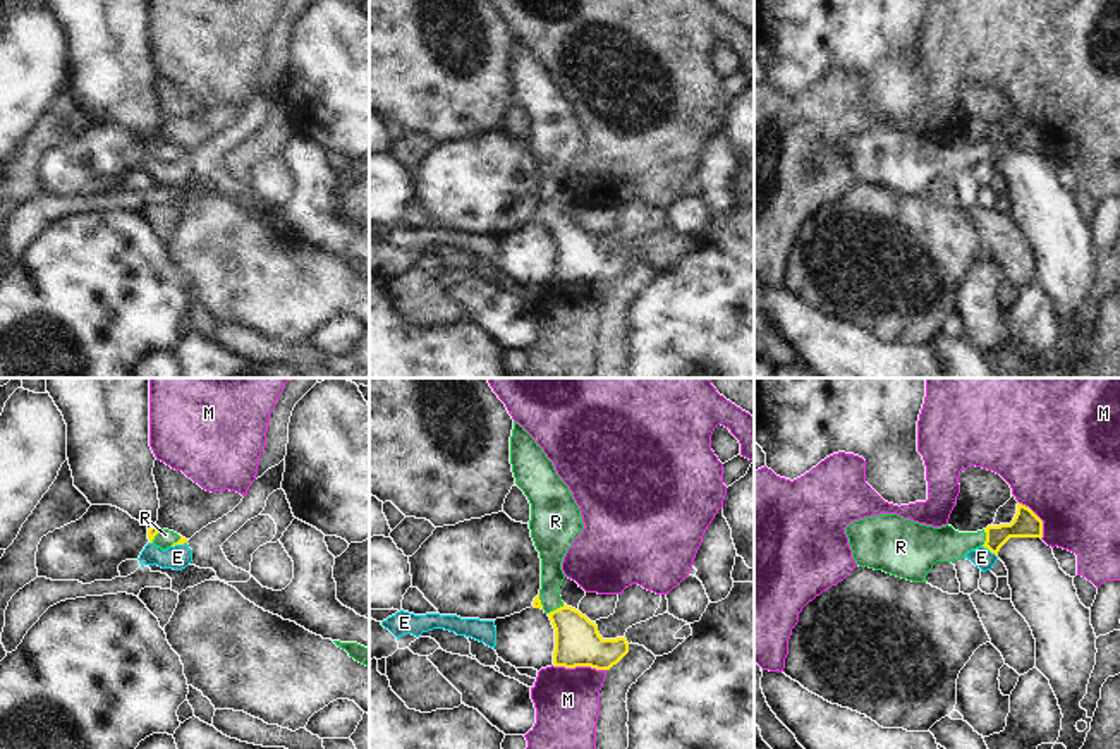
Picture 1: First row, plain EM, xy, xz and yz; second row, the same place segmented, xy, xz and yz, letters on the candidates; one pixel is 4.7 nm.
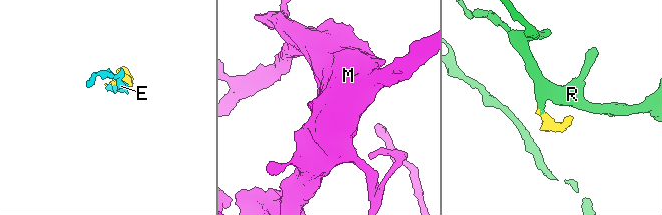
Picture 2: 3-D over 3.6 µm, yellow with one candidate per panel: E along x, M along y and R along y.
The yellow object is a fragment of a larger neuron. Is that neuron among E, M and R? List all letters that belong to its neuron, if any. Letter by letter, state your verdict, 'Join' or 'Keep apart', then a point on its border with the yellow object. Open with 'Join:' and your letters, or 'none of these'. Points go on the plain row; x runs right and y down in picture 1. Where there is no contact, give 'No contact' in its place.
Join: R
E: Keep apart. Touches yellow at yz (990, 165)
M: Keep apart. Touches yellow at xz (579, 280)
R: Join. Touches yellow at xz (557, 224)

